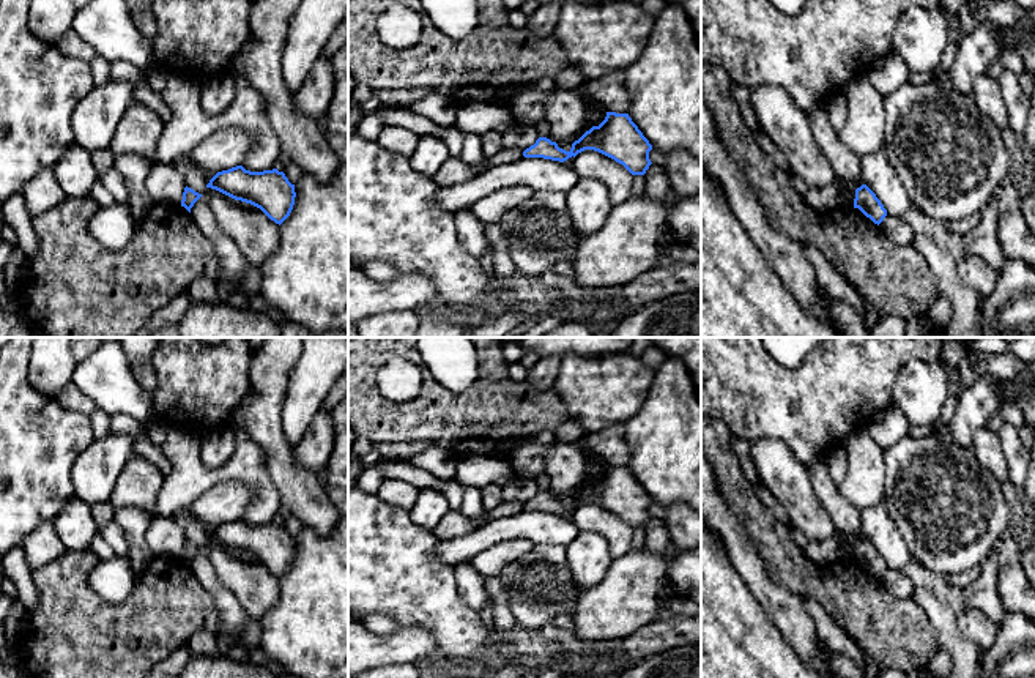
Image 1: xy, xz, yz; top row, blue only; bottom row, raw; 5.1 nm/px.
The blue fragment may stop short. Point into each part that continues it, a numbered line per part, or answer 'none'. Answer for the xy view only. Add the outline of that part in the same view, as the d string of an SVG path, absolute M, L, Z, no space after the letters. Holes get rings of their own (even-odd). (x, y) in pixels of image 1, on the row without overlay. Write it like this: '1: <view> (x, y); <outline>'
none

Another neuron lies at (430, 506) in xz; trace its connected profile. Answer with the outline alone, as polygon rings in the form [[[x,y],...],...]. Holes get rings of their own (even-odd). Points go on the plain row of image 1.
[[[424,487],[417,489],[417,498],[410,509],[410,517],[416,525],[433,531],[447,511],[447,498],[436,489]]]

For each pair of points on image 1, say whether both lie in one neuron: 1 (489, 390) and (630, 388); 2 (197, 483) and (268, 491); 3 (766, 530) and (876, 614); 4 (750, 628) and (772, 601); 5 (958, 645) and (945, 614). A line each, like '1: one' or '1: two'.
1: two
2: one
3: one
4: two
5: one

